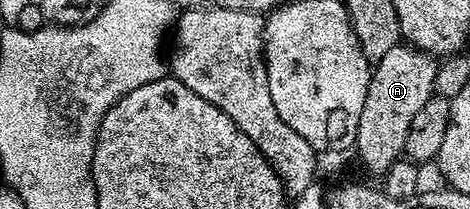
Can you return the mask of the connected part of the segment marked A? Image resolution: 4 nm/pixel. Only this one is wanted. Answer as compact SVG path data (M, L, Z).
M400 44L389 48L385 56L381 56L374 63L371 70L371 83L365 88L363 107L357 125L361 127L361 149L357 156L365 156L362 162L369 164L369 172L375 167L373 150L385 150L397 162L406 148L406 137L409 136L411 125L417 112L421 112L432 101L431 94L436 93L435 71L436 59L431 59L430 53L411 46Z

